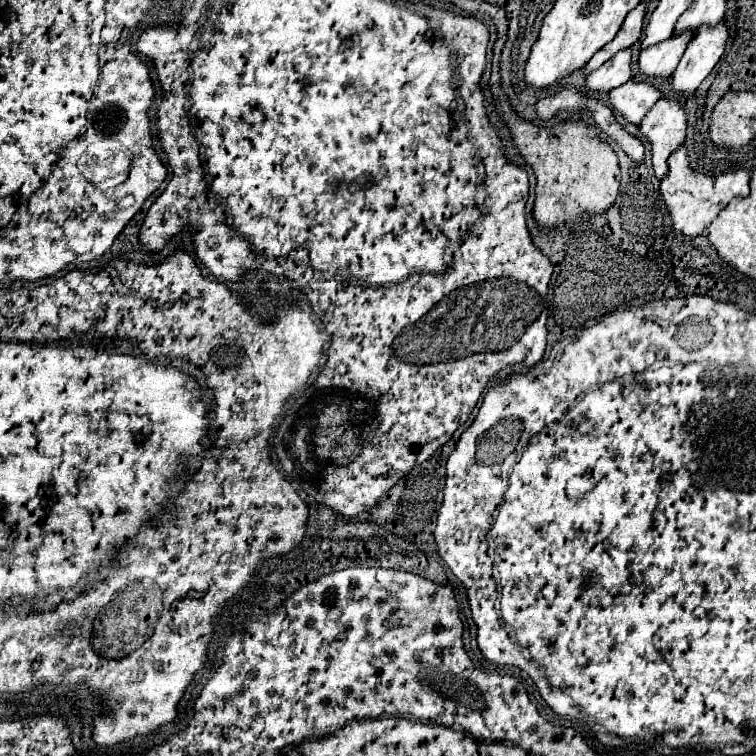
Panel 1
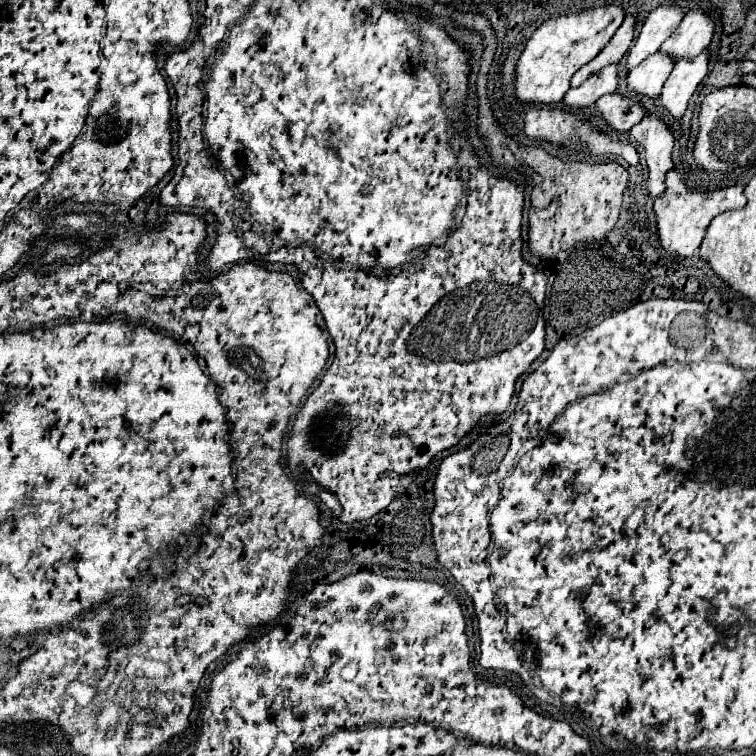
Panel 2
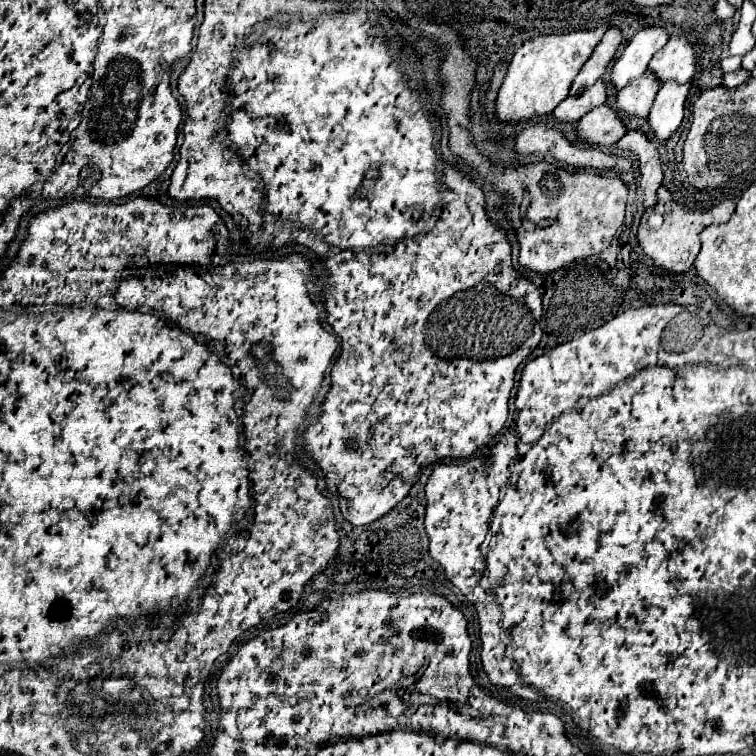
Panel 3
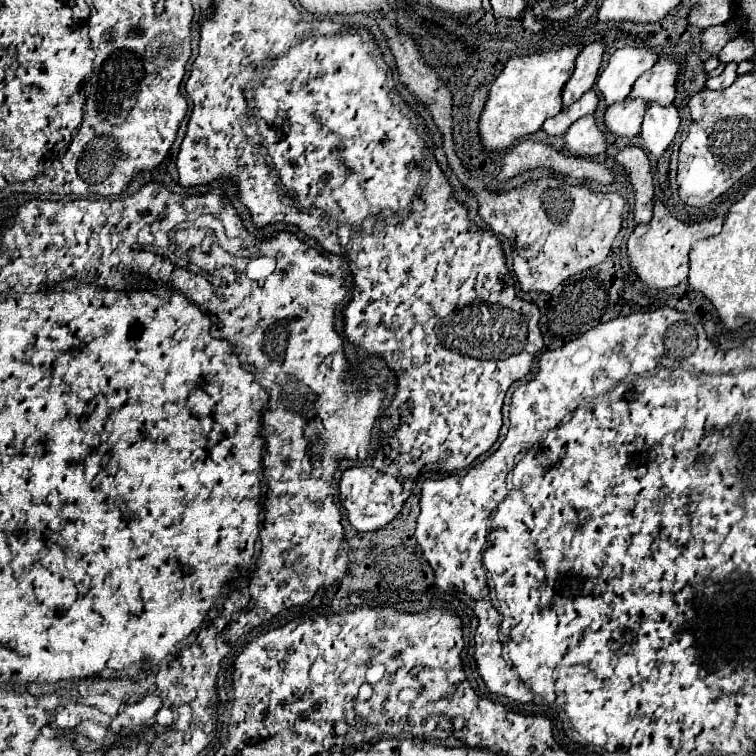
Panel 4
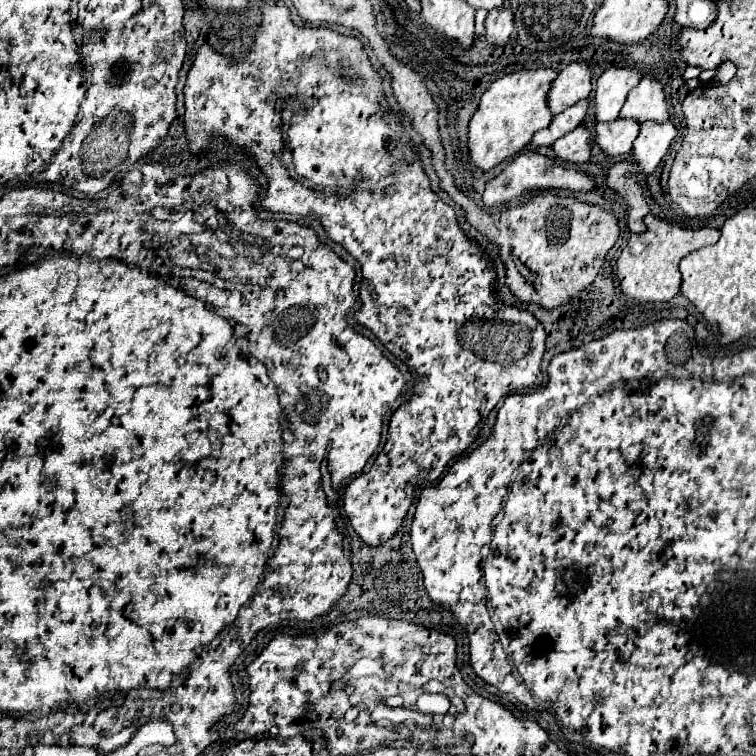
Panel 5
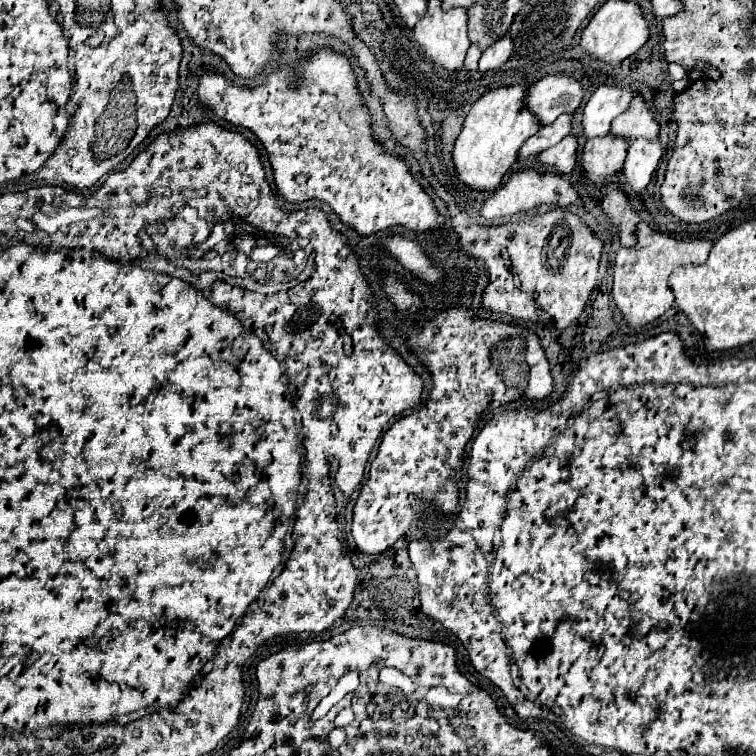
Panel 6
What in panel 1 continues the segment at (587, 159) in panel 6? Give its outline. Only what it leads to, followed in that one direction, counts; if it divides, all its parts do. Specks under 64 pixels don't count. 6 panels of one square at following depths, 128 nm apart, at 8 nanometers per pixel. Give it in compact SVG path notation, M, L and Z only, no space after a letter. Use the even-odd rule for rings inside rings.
M684 32L680 36L672 36L656 46L642 50L638 58L638 74L646 78L658 78L658 80L670 78L690 40L692 34Z

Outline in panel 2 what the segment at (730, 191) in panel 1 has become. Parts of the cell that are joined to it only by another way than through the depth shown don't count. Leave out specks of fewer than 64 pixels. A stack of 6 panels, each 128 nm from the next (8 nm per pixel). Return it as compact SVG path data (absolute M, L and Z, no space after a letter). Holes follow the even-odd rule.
M670 170L665 179L665 192L654 200L654 214L658 224L658 238L660 246L676 256L676 258L690 258L702 244L702 238L706 234L708 224L714 216L728 212L728 210L740 210L746 204L744 192L722 192L718 174L714 174L714 186L698 186L698 188L684 188L684 182L676 170Z

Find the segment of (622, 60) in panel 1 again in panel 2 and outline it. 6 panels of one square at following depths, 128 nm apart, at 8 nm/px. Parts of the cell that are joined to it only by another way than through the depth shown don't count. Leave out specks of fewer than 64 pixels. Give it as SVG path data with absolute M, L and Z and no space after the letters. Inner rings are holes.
M612 64L612 66L606 66L602 68L598 74L594 74L592 78L588 78L582 86L578 88L570 88L564 96L564 104L568 108L574 108L574 110L582 110L582 108L588 108L592 106L600 96L604 94L612 94L618 86L618 68Z

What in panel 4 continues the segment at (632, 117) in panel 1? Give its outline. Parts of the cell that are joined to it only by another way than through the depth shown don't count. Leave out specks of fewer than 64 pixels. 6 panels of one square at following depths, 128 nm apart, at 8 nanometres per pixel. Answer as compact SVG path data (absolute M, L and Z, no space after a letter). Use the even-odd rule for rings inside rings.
M594 114L576 120L564 134L564 146L574 156L600 156L606 150L606 140L600 128L596 126Z

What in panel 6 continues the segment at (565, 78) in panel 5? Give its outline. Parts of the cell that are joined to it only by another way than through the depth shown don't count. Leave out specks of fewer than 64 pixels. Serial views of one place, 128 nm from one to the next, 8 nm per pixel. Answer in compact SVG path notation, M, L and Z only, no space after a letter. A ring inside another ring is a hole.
M546 76L534 82L524 96L524 106L536 114L542 126L552 124L560 114L572 114L584 98L580 82L568 76Z

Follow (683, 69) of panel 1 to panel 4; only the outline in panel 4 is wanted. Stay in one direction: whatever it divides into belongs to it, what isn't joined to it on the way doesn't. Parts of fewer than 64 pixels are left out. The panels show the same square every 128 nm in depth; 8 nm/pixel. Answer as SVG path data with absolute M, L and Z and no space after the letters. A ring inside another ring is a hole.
M650 104L644 114L644 122L640 128L640 138L644 142L644 150L652 158L660 158L664 150L674 140L676 132L680 128L680 116L674 104L668 108L662 108L658 104Z

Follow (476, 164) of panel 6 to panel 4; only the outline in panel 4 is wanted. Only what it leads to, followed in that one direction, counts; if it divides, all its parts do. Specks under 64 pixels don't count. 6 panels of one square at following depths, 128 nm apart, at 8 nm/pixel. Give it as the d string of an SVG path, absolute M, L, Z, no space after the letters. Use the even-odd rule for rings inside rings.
M574 46L558 52L516 56L508 60L500 76L494 80L484 112L480 114L480 140L484 144L484 154L506 150L518 138L532 136L550 116L556 116L562 110L560 92L574 70L574 60L580 48L582 46Z

